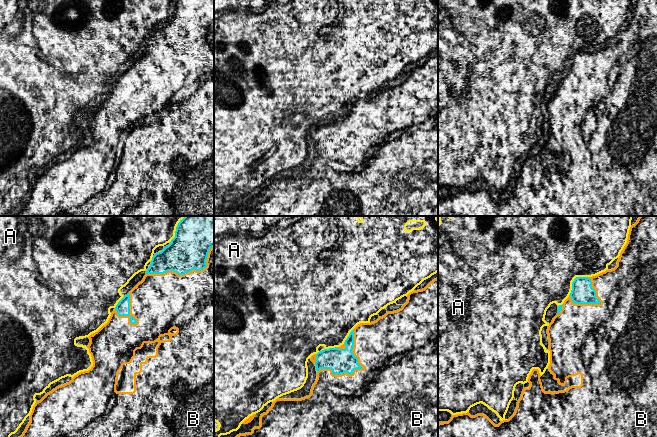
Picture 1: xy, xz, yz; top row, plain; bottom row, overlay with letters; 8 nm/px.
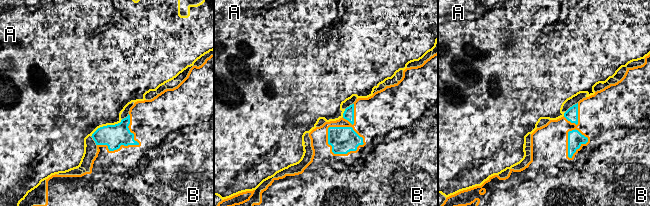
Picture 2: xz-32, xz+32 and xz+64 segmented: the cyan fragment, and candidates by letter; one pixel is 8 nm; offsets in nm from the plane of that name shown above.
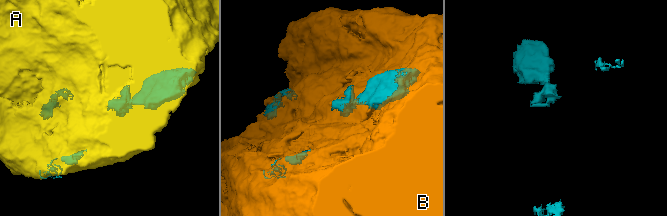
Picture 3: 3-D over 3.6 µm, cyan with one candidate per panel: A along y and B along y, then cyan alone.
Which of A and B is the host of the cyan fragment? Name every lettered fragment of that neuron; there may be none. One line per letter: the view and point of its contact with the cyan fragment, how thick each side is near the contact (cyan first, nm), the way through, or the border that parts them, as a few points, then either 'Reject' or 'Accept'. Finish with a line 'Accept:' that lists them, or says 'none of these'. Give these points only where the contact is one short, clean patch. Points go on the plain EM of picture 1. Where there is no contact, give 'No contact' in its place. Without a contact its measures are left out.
A: Touches cyan at yz (573, 57). Thickness 180 nm (cyan) against 500 nm. Accept
B: Touches cyan at xz (357, 144). Thickness 190 nm (cyan) against 460 nm. Reject
Accept: A

